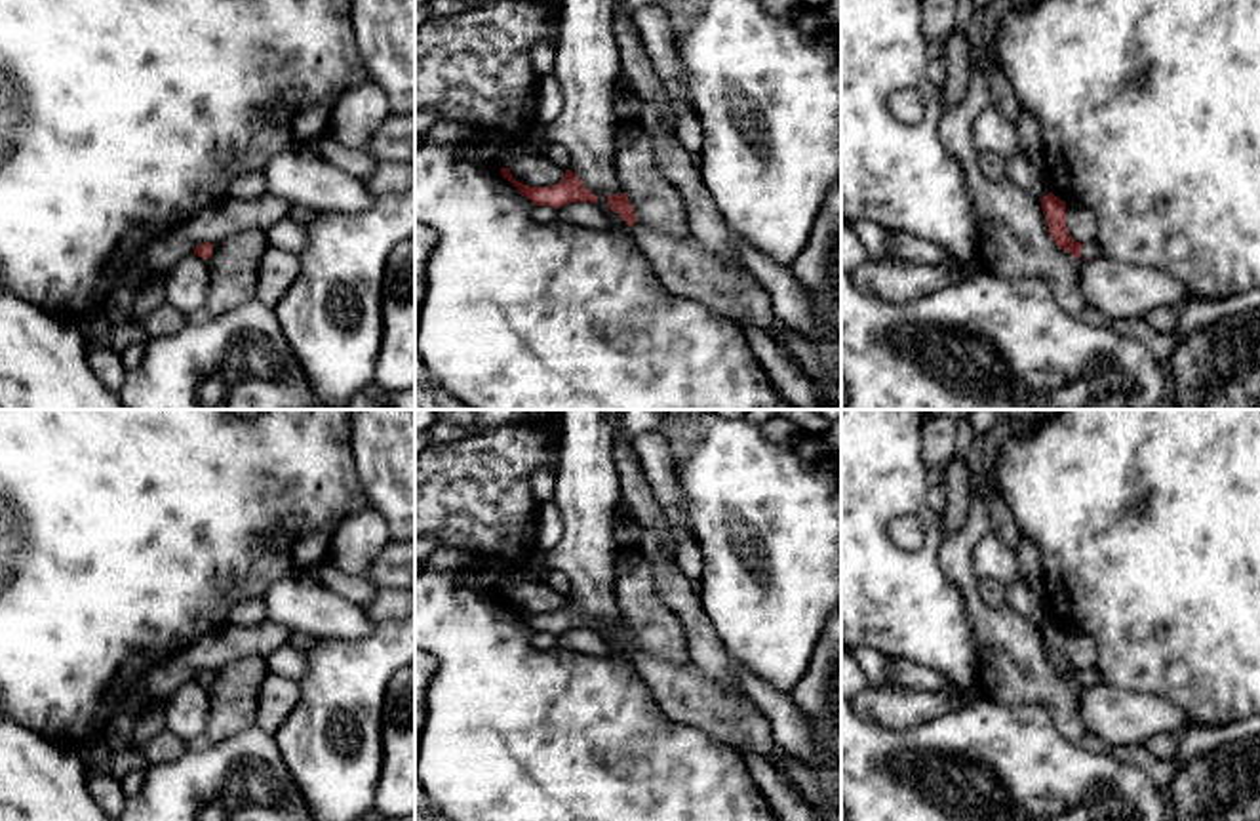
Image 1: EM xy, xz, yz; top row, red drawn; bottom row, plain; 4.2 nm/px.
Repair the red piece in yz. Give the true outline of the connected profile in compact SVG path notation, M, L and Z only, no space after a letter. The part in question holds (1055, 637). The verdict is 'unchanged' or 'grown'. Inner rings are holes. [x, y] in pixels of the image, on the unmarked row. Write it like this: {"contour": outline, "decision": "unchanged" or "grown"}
{"contour": "M1049 619L1039 629L1049 651L1051 665L1060 676L1075 684L1081 684L1083 688L1104 682L1096 667L1089 671L1081 671L1070 663L1068 653L1066 653L1066 629L1064 627Z", "decision": "grown"}

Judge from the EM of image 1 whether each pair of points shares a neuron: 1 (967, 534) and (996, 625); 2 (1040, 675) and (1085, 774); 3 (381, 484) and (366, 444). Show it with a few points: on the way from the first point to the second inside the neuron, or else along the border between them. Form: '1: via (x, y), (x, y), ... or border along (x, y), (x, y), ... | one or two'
1: via (964, 557), (964, 578), (973, 602) | one
2: border along (1042, 705), (1051, 722), (1074, 743) | two
3: via (381, 475), (381, 460), (375, 454) | one

